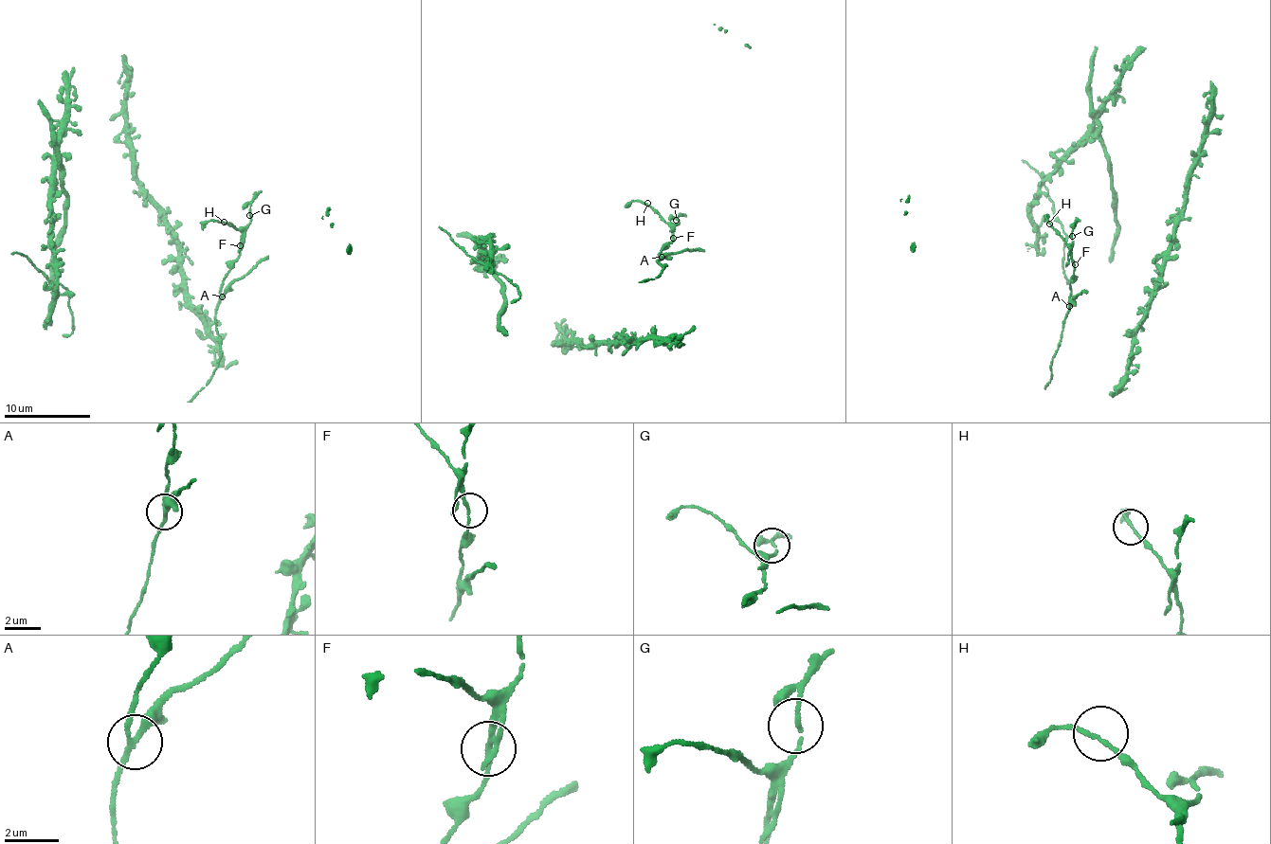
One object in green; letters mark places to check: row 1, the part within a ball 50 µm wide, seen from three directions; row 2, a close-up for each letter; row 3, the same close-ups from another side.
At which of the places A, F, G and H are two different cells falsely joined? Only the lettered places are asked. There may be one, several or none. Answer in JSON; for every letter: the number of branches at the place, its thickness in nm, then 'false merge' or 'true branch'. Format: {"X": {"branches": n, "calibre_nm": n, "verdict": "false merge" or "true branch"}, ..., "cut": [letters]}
{"A": {"branches": 3, "calibre_nm": 200, "verdict": "false merge"}, "F": {"branches": 2, "calibre_nm": 150, "verdict": "true branch"}, "G": {"branches": 2, "calibre_nm": 120, "verdict": "true branch"}, "H": {"branches": 2, "calibre_nm": 140, "verdict": "true branch"}, "cut": ["A"]}

